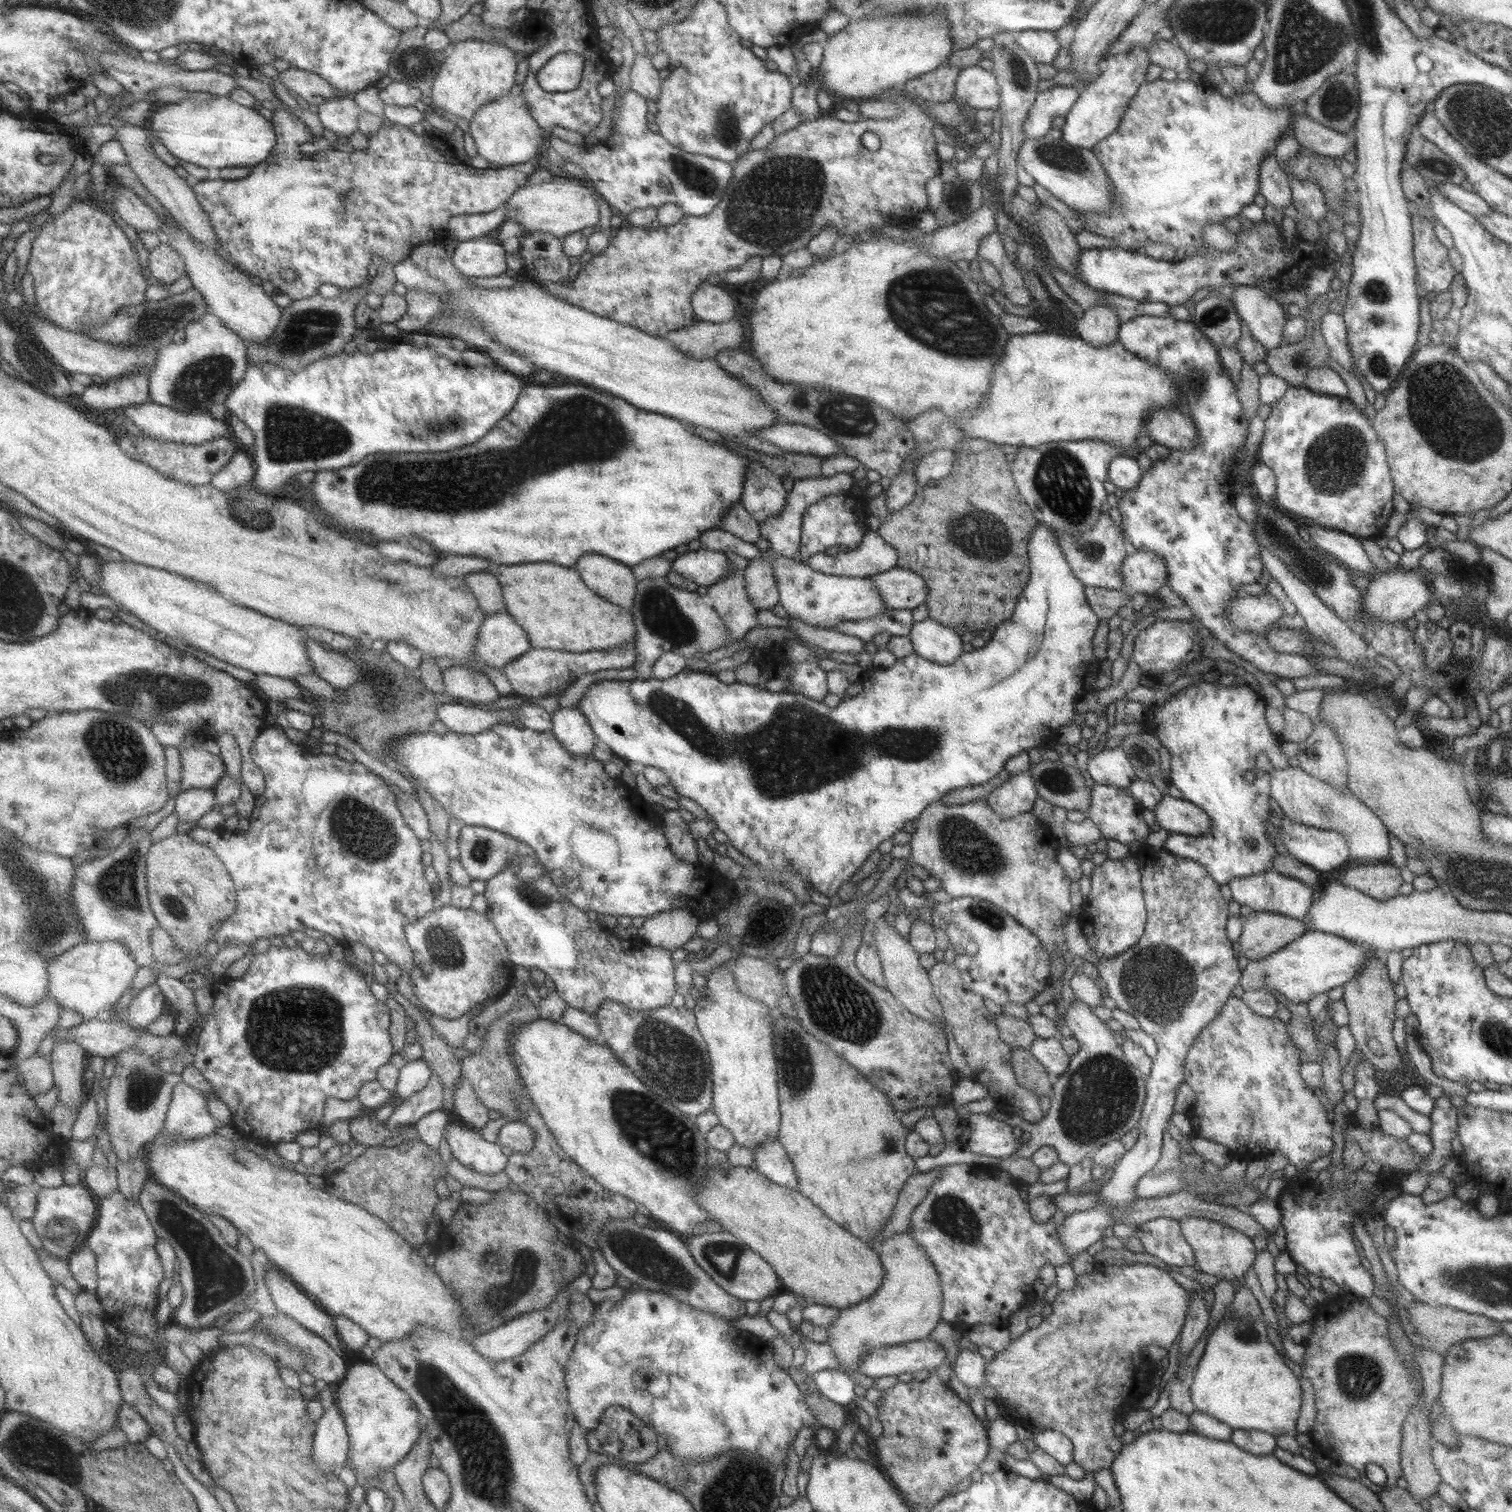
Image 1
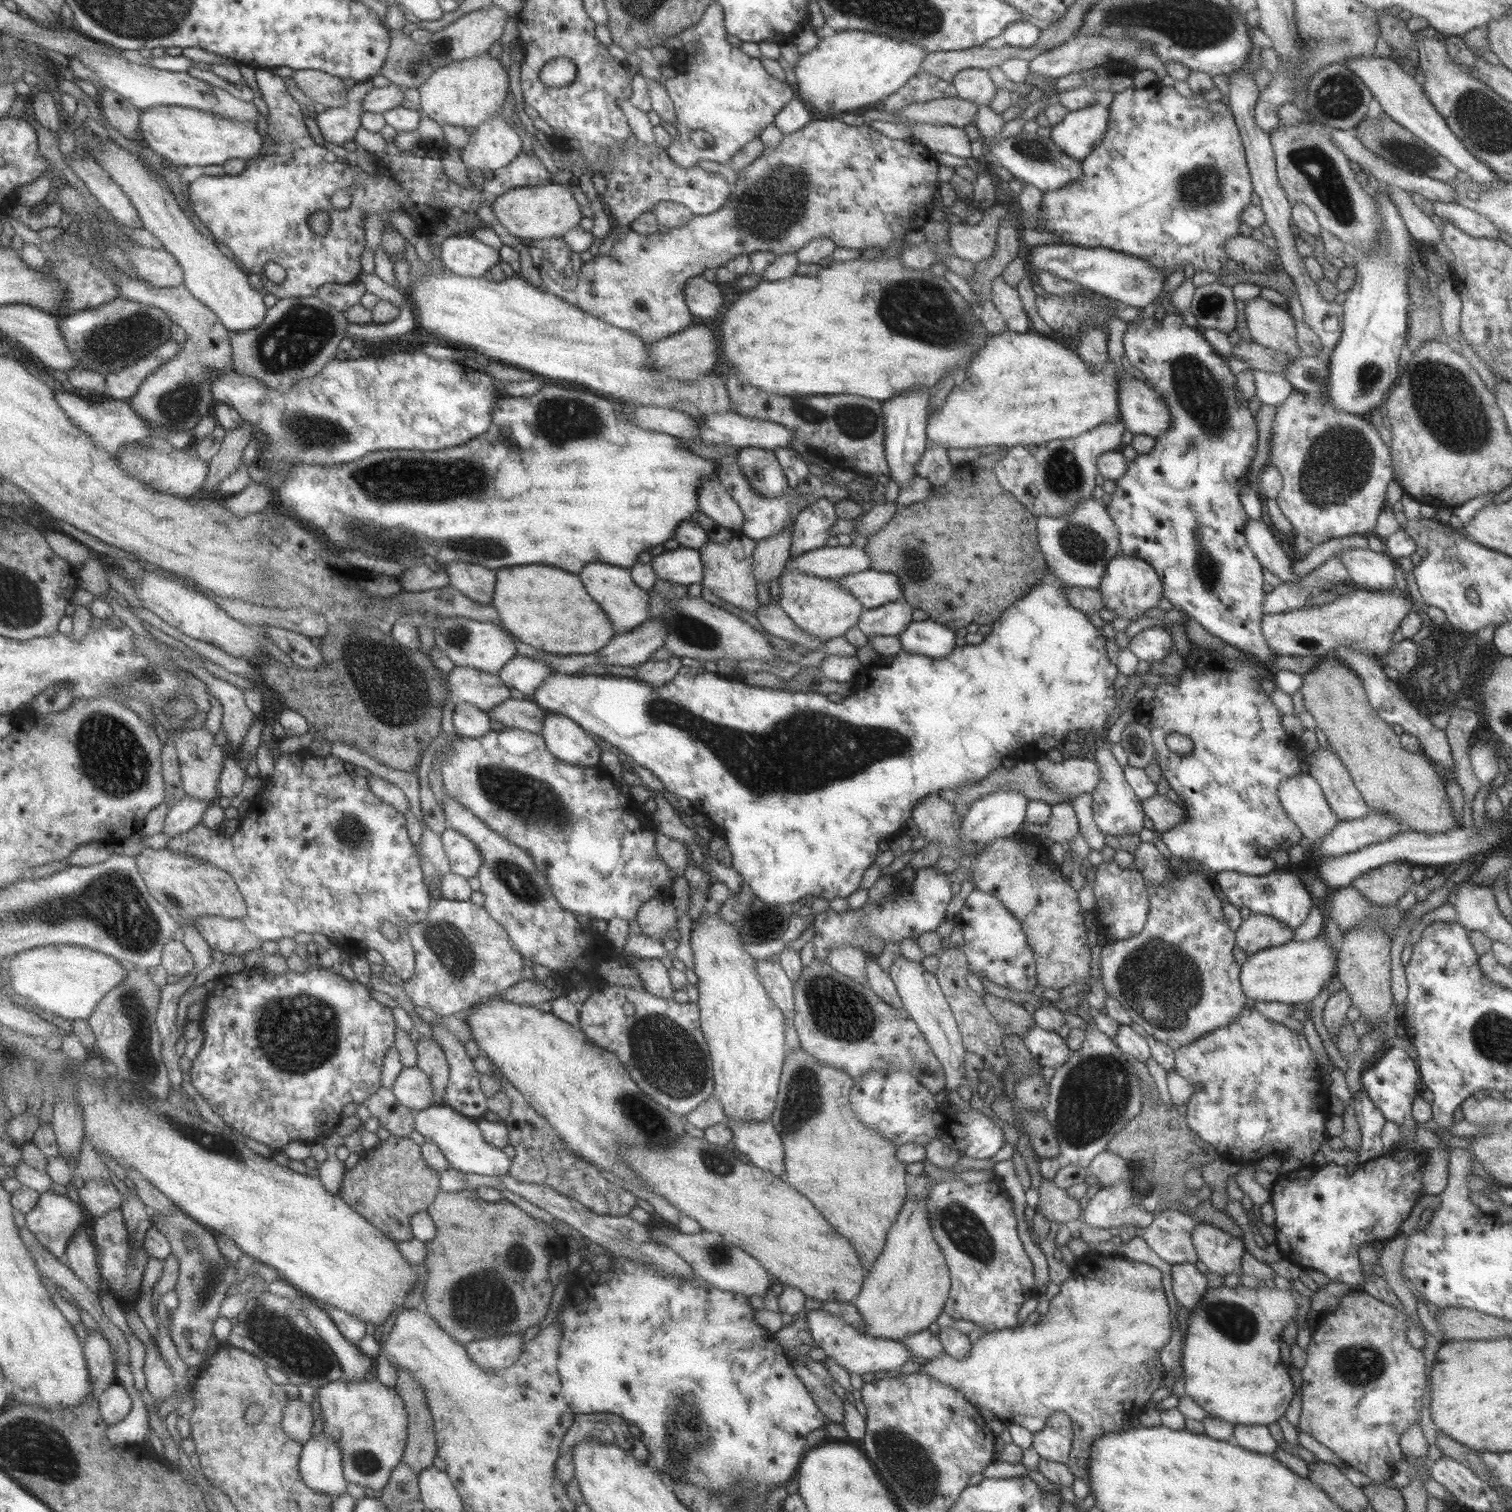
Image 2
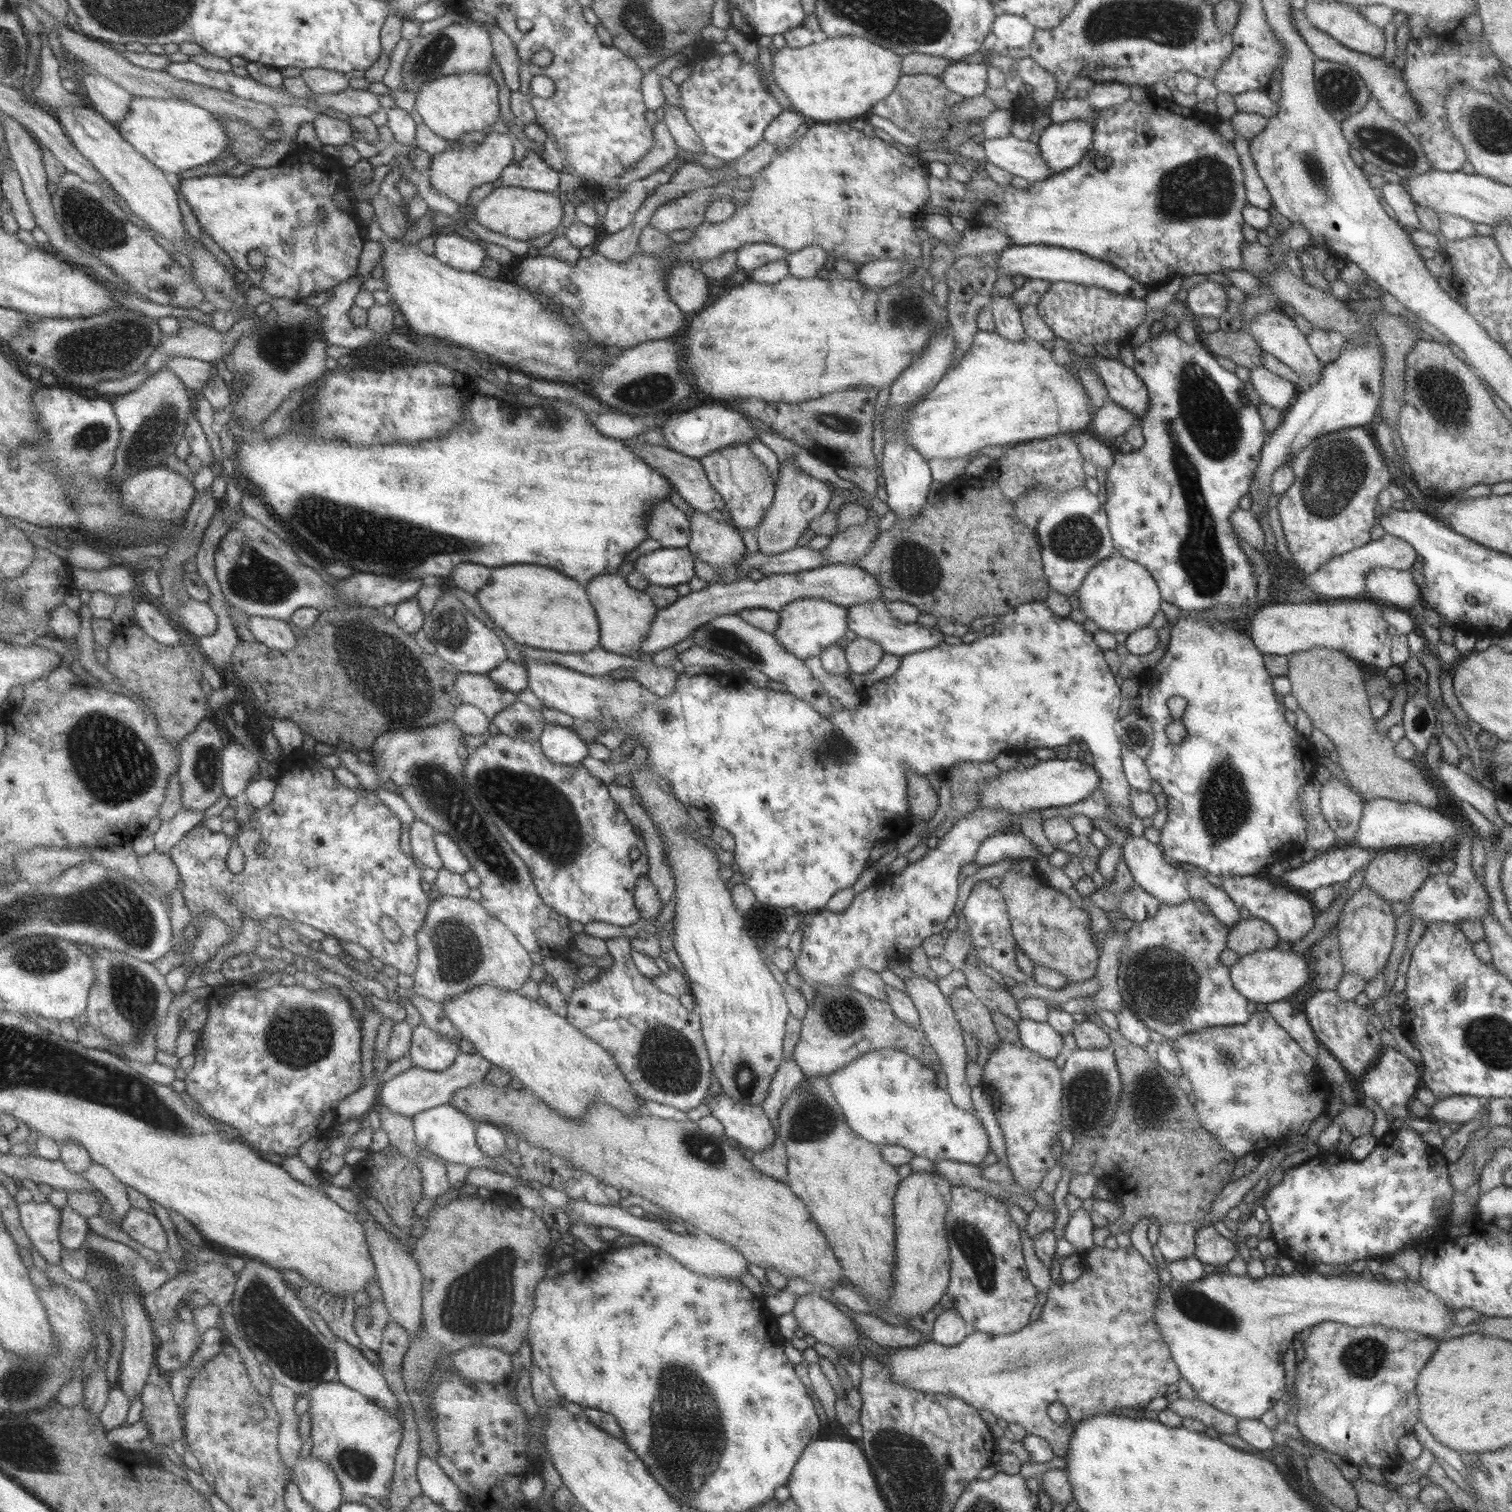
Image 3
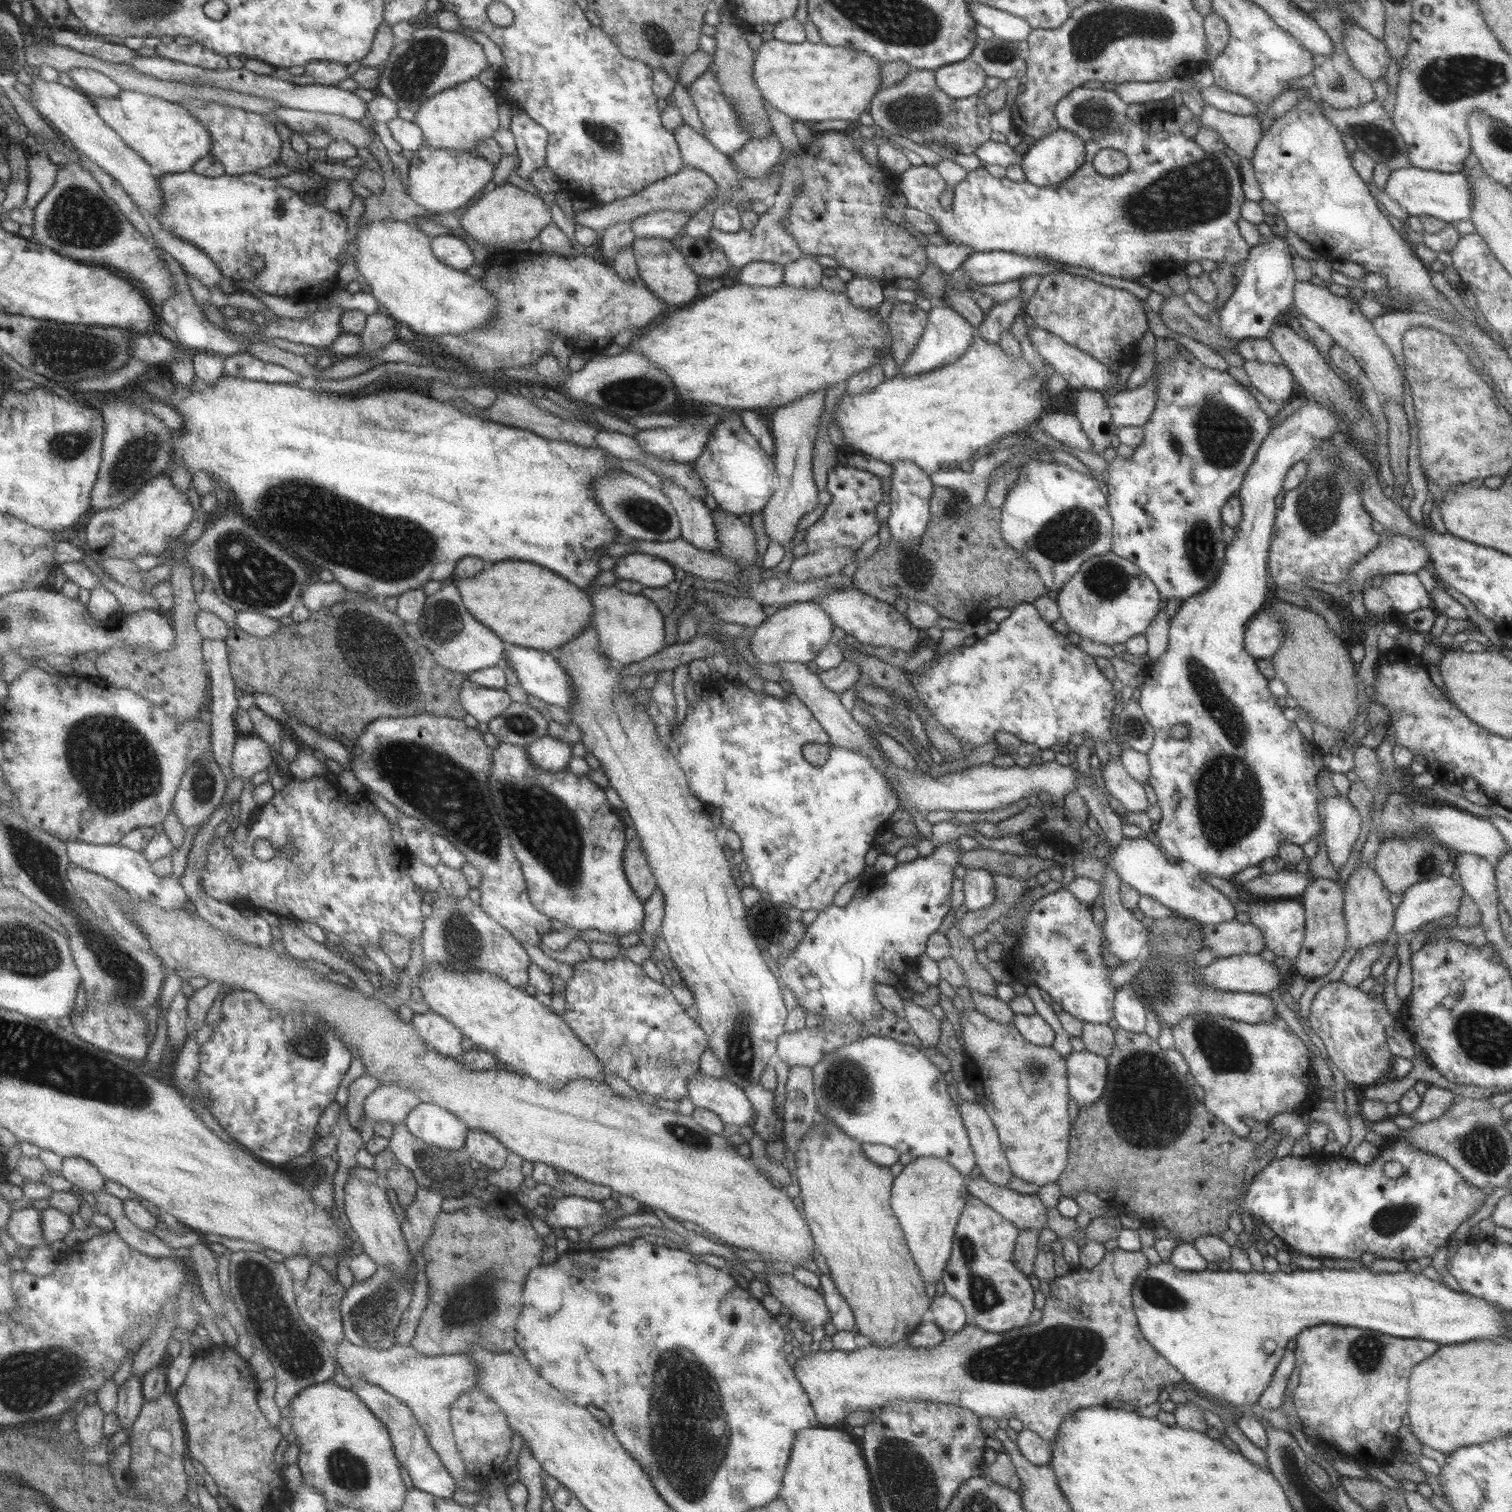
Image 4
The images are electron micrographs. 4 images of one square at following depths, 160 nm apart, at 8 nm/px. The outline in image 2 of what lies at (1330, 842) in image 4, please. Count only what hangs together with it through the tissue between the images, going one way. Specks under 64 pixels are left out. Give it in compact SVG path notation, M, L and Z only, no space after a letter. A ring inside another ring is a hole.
M1319 746L1311 753L1315 757L1311 763L1307 763L1308 773L1318 782L1338 822L1358 819L1372 811L1330 747L1325 749Z

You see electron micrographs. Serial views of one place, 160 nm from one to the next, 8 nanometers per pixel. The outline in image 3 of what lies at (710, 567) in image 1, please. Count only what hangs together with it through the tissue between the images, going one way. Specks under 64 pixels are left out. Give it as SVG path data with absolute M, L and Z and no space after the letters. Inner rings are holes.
M687 547L655 549L640 555L632 566L648 584L657 586L674 588L695 576L692 555Z

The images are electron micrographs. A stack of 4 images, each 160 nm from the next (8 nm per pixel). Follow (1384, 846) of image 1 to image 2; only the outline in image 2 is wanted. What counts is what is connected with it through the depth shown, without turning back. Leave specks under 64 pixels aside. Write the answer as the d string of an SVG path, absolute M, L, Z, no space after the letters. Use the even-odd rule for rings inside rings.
M1309 773L1282 780L1276 791L1287 816L1311 843L1329 834L1338 823L1318 782Z

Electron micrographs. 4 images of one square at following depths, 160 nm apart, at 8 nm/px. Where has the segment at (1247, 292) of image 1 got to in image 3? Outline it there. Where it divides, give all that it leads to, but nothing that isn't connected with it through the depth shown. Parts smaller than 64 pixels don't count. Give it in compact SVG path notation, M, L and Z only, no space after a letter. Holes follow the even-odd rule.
M1274 309L1262 312L1252 318L1252 321L1248 324L1249 330L1247 332L1255 339L1255 342L1263 351L1279 359L1295 375L1299 376L1299 382L1295 386L1300 392L1308 389L1317 381L1317 378L1321 375L1323 364L1313 354L1309 343L1306 341L1306 336L1295 325L1294 321L1289 319L1281 309Z

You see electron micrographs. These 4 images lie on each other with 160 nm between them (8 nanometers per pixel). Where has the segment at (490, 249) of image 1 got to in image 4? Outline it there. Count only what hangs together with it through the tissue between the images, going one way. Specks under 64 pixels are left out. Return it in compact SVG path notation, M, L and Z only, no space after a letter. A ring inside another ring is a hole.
M437 236L432 238L432 247L439 260L444 261L451 268L465 271L466 268L475 264L473 250L469 248L467 242L455 236Z

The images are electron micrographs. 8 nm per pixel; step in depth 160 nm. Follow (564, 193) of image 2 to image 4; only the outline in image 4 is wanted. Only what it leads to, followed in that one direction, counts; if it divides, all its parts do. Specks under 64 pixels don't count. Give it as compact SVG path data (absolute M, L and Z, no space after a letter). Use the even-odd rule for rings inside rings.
M504 183L482 196L459 217L464 231L479 244L507 244L509 242L529 243L535 239L551 221L551 213L539 195L531 195L525 190Z

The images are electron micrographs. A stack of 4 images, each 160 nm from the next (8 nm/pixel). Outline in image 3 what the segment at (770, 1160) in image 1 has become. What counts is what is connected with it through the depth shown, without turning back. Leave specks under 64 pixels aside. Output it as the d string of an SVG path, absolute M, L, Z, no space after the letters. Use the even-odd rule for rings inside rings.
M723 1092L711 1100L704 1100L709 1112L722 1125L723 1134L740 1148L749 1148L754 1153L767 1150L774 1141L769 1120L757 1104L739 1103L729 1100Z

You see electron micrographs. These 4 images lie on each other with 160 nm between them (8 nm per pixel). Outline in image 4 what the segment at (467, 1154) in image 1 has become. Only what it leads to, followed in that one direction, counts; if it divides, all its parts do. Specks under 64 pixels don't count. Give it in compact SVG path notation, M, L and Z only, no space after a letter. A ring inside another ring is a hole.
M431 1102L419 1103L405 1122L417 1138L452 1152L466 1148L471 1131L457 1114Z

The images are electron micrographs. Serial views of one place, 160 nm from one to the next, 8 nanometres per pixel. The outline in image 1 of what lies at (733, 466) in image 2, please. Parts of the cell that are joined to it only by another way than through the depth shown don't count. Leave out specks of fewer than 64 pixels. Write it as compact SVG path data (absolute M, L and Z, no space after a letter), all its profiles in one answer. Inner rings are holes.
M839 472L829 477L822 476L820 478L806 477L804 479L794 479L791 491L789 494L786 494L782 509L776 515L757 522L759 536L769 542L770 549L774 551L774 554L786 556L801 562L801 560L798 560L798 548L802 516L805 509L823 496L846 492L851 488L852 482L851 476L845 472Z

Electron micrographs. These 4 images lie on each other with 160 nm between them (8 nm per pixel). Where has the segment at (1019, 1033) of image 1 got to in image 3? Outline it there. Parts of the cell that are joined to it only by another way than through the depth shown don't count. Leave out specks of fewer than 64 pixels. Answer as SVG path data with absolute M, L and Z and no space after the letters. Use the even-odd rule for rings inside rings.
M965 960L959 969L965 976L964 986L975 995L977 1000L980 1000L989 1010L1008 1016L1012 1021L1020 1020L1015 1000L1011 997L1009 991Z

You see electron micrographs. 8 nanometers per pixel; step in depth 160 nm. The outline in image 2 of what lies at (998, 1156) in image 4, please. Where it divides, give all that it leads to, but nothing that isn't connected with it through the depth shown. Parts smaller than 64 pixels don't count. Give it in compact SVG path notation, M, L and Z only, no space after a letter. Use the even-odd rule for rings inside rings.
M900 954L891 963L888 975L901 999L902 1008L907 1011L907 1014L918 1026L930 1047L931 1053L935 1054L941 1064L943 1075L945 1075L945 1092L957 1091L961 1079L964 1078L965 1048L963 1048L962 1036L956 1020L948 1007L934 973L927 972L919 962L907 960Z

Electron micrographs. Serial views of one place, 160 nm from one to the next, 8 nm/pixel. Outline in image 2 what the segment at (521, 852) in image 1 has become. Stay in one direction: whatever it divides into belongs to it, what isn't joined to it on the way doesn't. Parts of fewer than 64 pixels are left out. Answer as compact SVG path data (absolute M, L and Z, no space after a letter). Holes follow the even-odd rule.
M447 827L442 832L442 841L450 860L450 867L455 874L464 876L466 879L478 874L484 863L484 854L472 837Z

